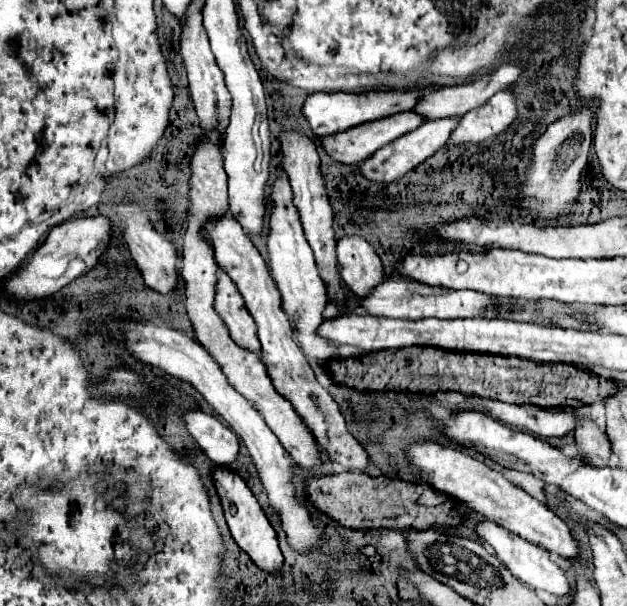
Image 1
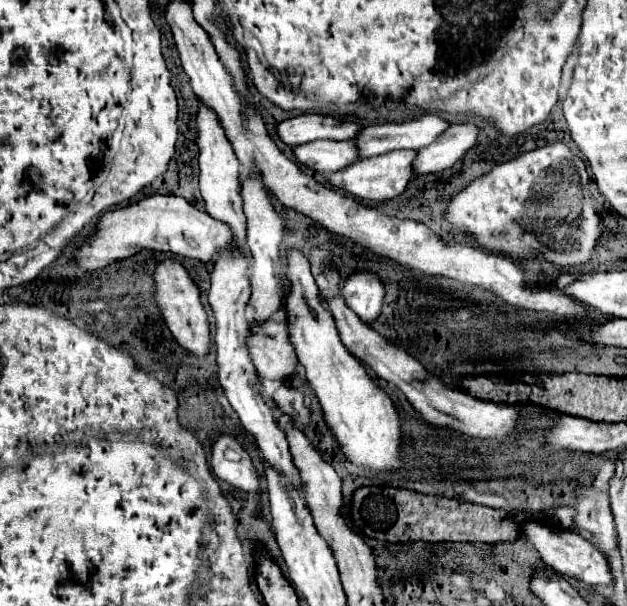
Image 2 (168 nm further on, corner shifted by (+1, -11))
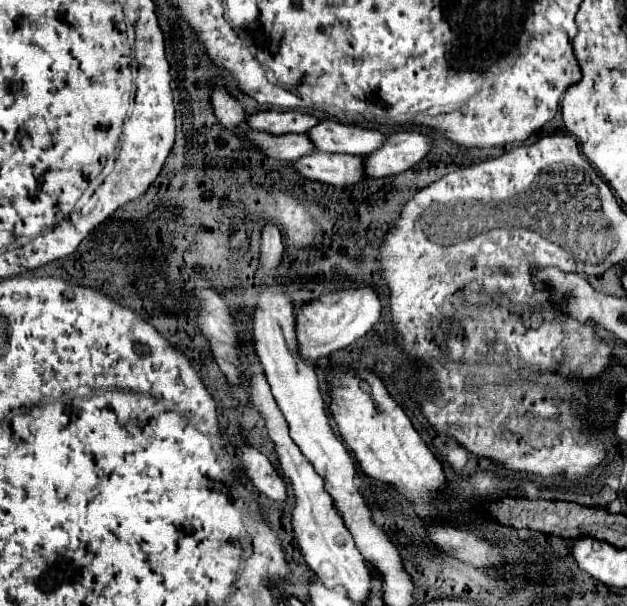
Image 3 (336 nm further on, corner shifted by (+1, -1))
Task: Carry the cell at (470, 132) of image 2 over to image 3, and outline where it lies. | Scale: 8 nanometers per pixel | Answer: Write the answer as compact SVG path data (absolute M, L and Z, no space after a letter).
M420 131L390 135L380 149L364 155L364 173L370 179L398 175L414 167L430 151L430 139Z

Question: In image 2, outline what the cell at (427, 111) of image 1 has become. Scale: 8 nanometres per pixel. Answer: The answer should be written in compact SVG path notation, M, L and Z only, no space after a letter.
M426 113L418 119L404 123L382 123L370 125L356 137L356 145L362 151L362 157L382 155L394 149L422 149L434 143L446 129L448 121L442 115Z

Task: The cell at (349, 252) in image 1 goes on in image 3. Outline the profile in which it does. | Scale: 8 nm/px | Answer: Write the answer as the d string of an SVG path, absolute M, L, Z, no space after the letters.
M370 287L322 295L318 301L308 303L296 311L296 333L300 341L300 353L304 353L304 357L308 357L310 361L316 361L352 345L356 339L360 339L372 329L372 325L380 319L380 311L382 307L378 295Z

